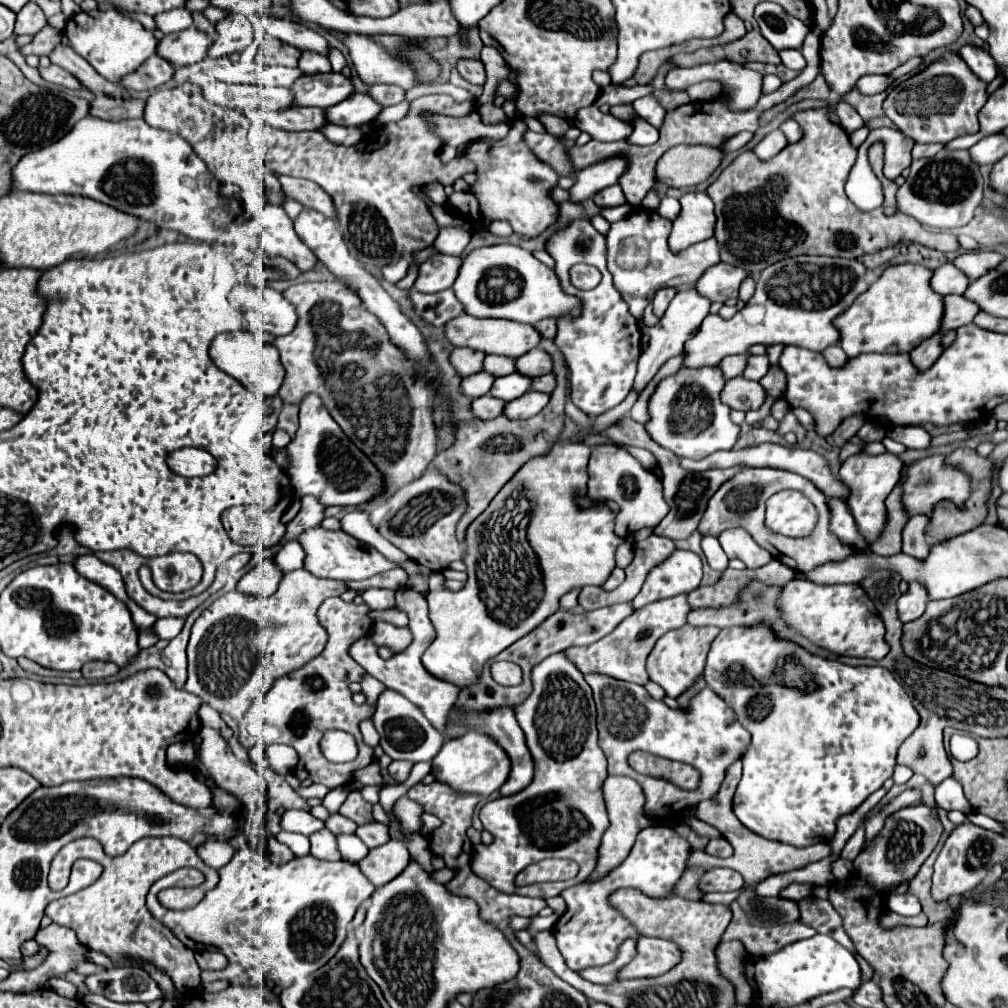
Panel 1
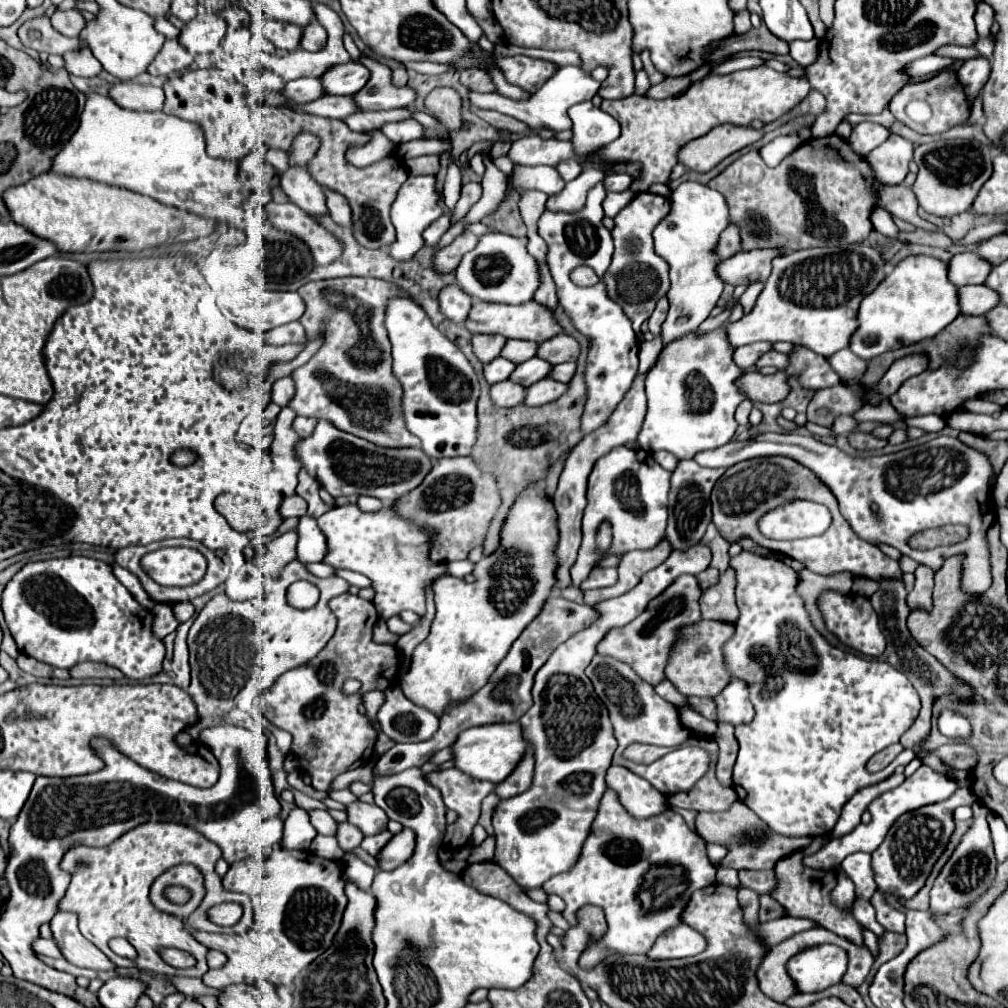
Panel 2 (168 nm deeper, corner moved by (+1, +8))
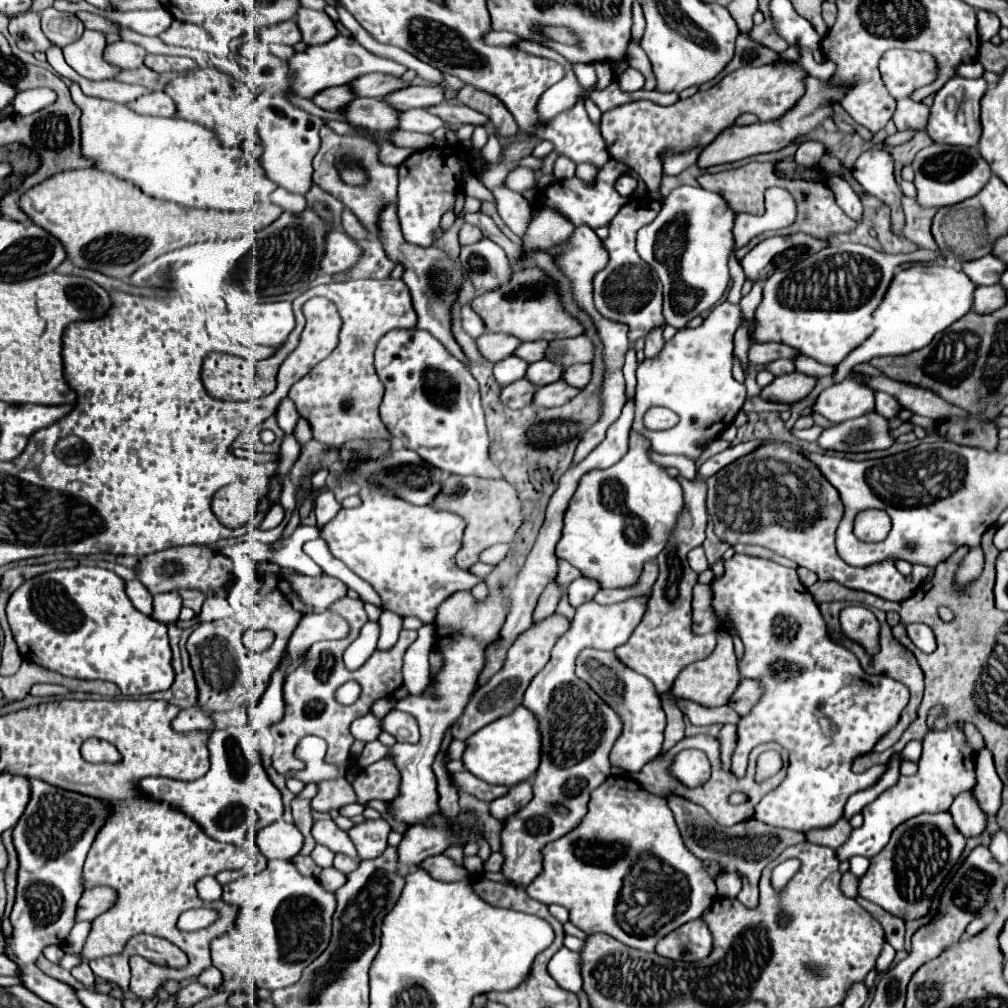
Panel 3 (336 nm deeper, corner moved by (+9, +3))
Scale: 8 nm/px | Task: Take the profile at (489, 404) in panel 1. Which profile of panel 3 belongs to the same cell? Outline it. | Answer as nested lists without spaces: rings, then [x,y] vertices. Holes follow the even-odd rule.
[[[519,379],[501,391],[501,401],[511,409],[523,409],[533,403],[537,387],[529,379]]]

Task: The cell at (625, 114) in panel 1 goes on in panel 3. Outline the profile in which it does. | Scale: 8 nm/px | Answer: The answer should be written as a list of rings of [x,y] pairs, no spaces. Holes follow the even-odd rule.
[[[779,61],[761,67],[741,67],[725,75],[711,89],[697,91],[693,97],[679,99],[669,107],[657,105],[653,101],[633,101],[625,107],[607,111],[601,119],[601,133],[607,141],[609,153],[629,163],[629,167],[647,185],[647,193],[653,199],[663,199],[659,193],[663,171],[657,155],[665,151],[665,147],[697,147],[697,143],[713,143],[713,139],[725,127],[731,127],[735,119],[747,111],[757,115],[761,121],[777,119],[789,111],[789,107],[793,107],[805,93],[805,77],[807,71],[793,61]]]

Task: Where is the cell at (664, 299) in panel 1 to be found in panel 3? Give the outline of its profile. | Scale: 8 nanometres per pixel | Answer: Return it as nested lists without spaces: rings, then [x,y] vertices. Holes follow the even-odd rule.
[[[651,331],[645,337],[645,357],[657,357],[663,347],[665,347],[663,331]]]

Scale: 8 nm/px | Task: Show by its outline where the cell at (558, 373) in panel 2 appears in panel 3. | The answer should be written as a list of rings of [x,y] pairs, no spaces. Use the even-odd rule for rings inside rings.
[[[583,363],[583,365],[571,365],[565,375],[563,375],[563,381],[567,381],[569,385],[575,385],[575,387],[585,387],[589,381],[591,381],[591,371],[593,371],[593,365],[589,363]]]

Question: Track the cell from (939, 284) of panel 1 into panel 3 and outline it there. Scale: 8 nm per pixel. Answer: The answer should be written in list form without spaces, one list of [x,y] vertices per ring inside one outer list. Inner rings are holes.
[[[987,255],[987,257],[981,257],[973,263],[963,263],[961,265],[961,269],[977,285],[995,285],[1001,279],[1001,273],[1005,271],[1005,267],[1007,265],[995,255]]]

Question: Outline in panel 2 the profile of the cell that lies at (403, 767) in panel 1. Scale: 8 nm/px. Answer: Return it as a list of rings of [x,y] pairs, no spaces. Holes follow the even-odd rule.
[[[551,596],[541,614],[523,630],[523,634],[513,642],[511,650],[507,652],[507,656],[499,662],[497,670],[491,674],[489,682],[477,690],[473,694],[473,698],[455,702],[453,706],[449,706],[449,710],[445,710],[445,714],[441,714],[439,718],[439,730],[435,732],[435,736],[427,742],[419,742],[419,744],[395,744],[391,750],[387,750],[379,762],[375,764],[373,772],[375,774],[397,774],[403,772],[407,768],[413,766],[423,766],[433,752],[447,748],[455,742],[457,734],[461,730],[467,730],[471,726],[483,726],[483,724],[495,724],[495,722],[517,722],[521,718],[521,714],[525,714],[525,710],[529,710],[531,706],[531,686],[533,686],[533,676],[535,672],[543,666],[543,662],[551,656],[551,652],[565,642],[567,638],[571,638],[573,634],[589,628],[593,622],[597,620],[597,610],[587,606],[587,604],[575,604],[569,602],[561,596]],[[523,686],[523,690],[519,690]],[[519,712],[519,718],[517,718]]]

